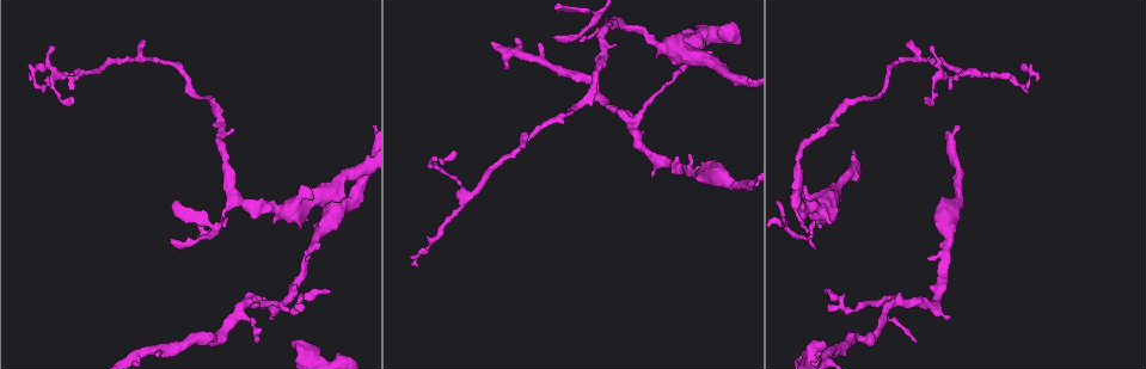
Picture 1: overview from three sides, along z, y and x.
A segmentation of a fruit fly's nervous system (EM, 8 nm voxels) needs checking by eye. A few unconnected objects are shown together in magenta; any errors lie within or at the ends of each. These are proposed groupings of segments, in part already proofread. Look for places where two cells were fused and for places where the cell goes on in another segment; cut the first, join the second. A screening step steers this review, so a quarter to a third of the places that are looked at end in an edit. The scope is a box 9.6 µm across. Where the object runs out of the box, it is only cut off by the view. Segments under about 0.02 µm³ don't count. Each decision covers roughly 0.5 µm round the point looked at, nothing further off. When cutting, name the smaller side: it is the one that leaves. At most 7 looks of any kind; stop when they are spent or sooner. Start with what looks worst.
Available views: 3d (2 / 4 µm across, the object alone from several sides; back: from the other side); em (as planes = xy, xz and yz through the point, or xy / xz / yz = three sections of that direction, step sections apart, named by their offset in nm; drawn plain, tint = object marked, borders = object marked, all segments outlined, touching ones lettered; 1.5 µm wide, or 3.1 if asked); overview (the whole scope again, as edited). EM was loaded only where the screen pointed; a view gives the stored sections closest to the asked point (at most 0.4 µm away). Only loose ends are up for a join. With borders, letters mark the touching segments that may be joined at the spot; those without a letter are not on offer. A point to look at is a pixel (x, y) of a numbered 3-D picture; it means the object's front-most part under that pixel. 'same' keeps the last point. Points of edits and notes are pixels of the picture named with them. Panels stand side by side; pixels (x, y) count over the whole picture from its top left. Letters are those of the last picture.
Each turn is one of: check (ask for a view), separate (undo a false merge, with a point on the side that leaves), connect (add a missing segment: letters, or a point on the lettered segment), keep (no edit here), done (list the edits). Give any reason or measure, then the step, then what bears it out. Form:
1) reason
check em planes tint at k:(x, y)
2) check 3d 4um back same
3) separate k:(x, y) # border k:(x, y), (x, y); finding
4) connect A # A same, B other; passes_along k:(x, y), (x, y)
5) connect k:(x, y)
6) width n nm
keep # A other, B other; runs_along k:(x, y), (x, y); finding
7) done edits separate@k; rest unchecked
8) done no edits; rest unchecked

branch stops here
check 3d 4um at 1:(822, 342)

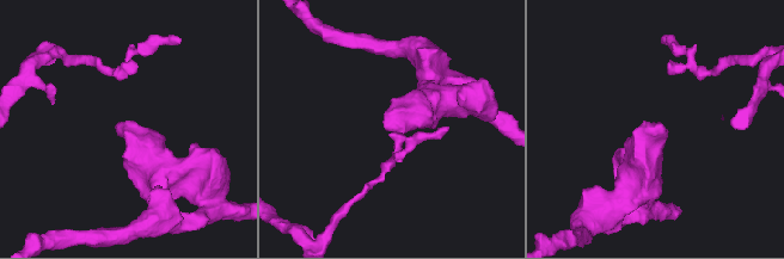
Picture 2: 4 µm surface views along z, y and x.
need the tissue
check em xz step 8 borders at 2:(118, 124)

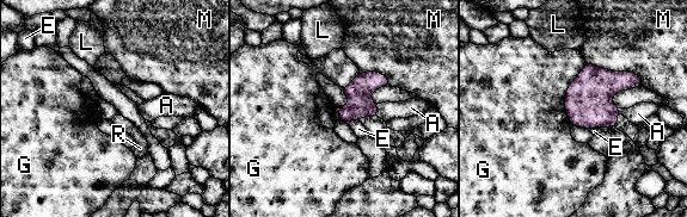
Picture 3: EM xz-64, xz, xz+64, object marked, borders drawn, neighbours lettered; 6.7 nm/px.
check em planes borders same

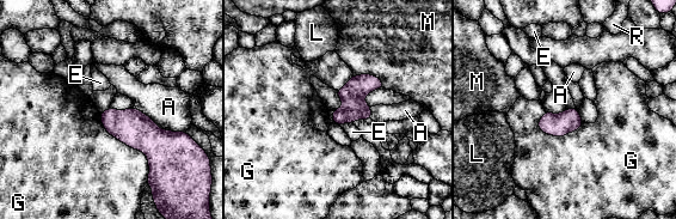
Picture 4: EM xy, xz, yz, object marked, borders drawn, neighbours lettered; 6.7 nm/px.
keep # A other, E other, G other, L other, M other, R other; none of them fits

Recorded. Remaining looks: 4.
free end
check 3d 4um at 1:(55, 45)

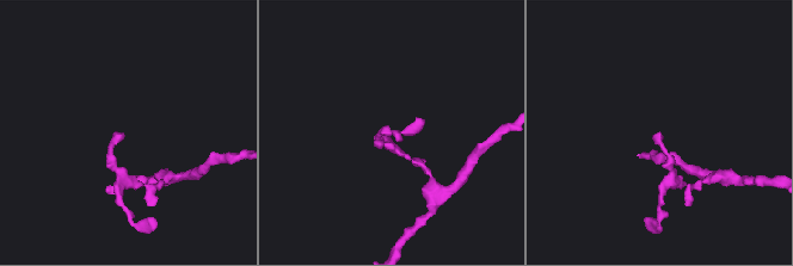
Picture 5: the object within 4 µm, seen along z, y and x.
check em planes plain at 5:(658, 133)

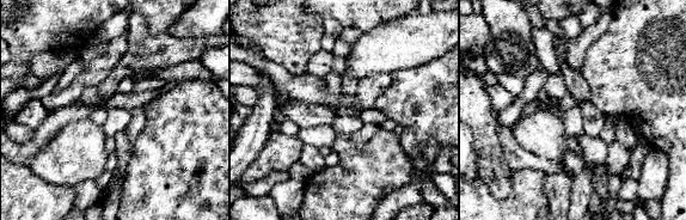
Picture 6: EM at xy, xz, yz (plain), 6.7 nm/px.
see the neighbours
check em planes borders same

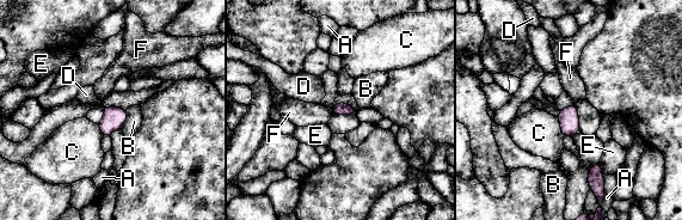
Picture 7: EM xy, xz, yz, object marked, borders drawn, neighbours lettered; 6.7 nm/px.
width 80 nm
keep # A other, B other, C other, D other, E other, F other; border 7:(331, 108), (335, 114); none of them fits

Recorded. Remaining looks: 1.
done no edits; rest unchecked

